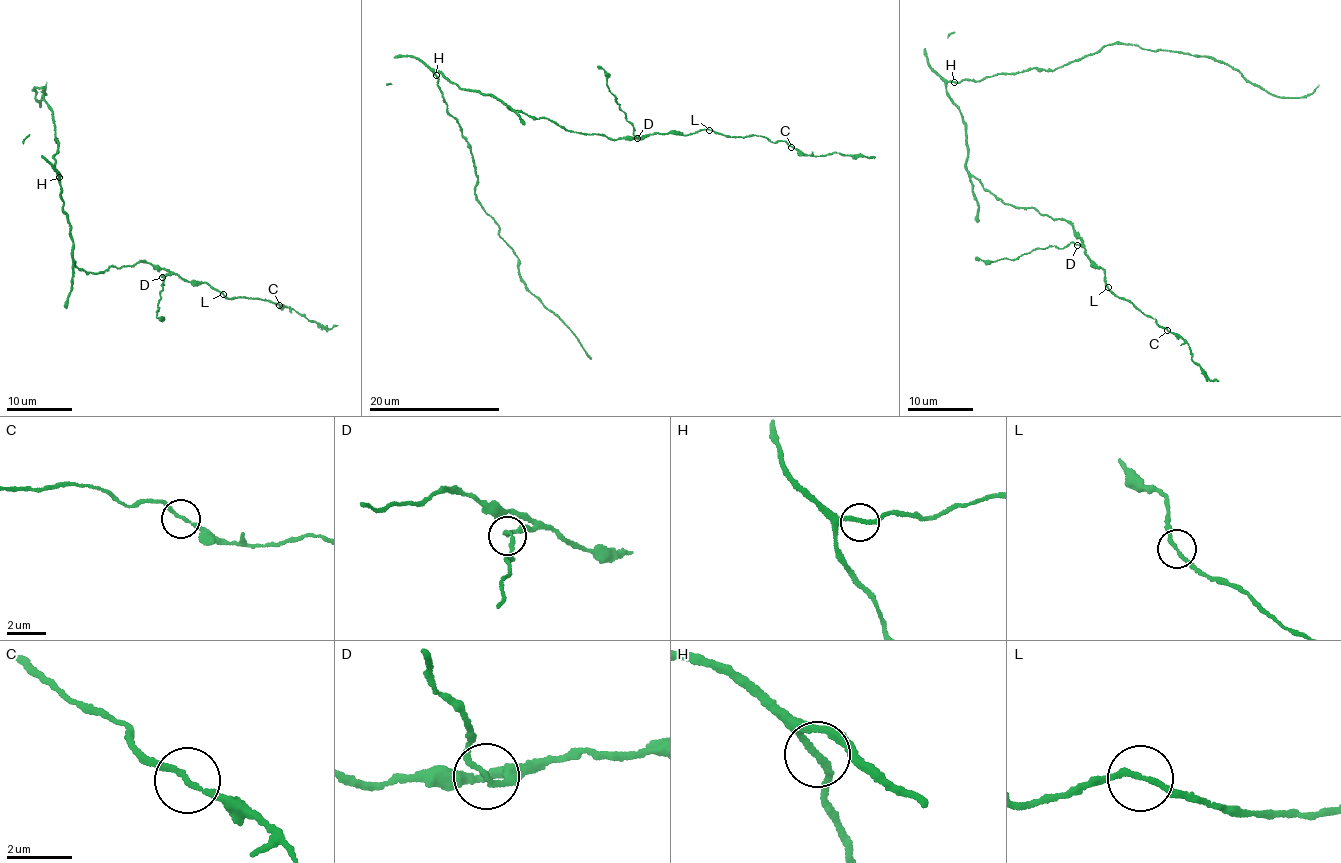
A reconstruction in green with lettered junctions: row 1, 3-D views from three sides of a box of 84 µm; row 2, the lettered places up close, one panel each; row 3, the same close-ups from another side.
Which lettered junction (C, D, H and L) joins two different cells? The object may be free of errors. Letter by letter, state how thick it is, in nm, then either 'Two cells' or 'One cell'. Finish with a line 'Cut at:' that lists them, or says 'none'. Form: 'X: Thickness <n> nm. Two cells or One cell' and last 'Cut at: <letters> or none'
C: Thickness 170 nm. One cell
D: Thickness 150 nm. One cell
H: Thickness 190 nm. One cell
L: Thickness 170 nm. One cell
Cut at: none

